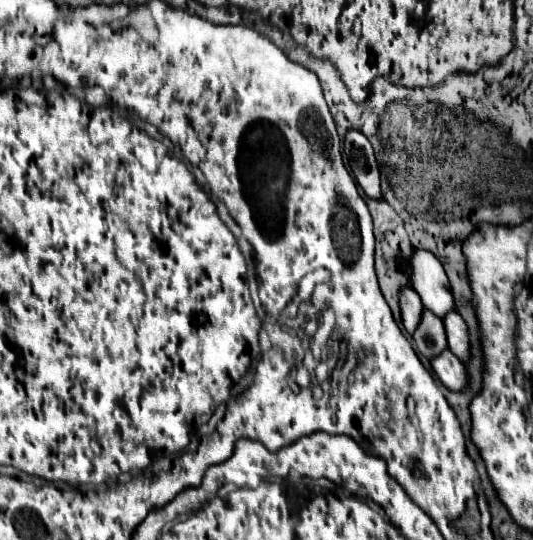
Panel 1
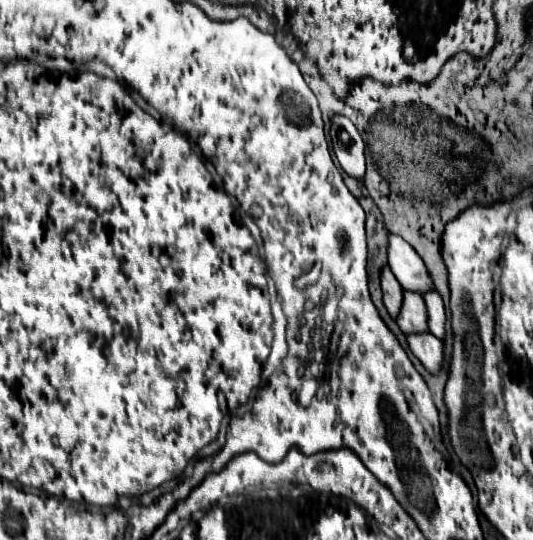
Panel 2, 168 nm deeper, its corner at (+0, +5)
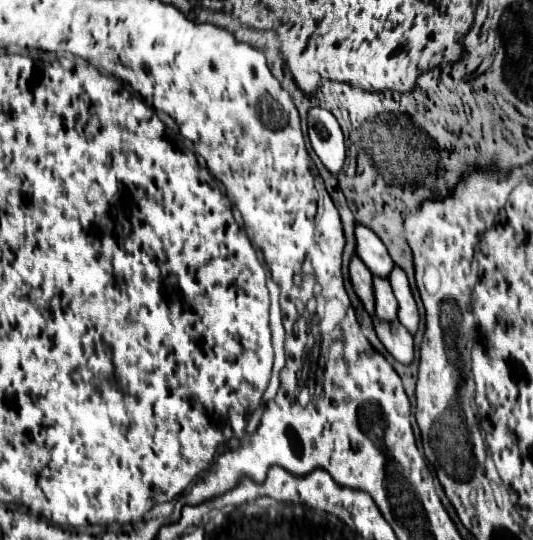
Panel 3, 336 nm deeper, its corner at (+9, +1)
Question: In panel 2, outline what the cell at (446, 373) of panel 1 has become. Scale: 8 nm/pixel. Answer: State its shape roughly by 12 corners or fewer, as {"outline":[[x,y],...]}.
{"outline":[[433,334],[407,336],[411,352],[431,372],[443,368],[445,346]]}

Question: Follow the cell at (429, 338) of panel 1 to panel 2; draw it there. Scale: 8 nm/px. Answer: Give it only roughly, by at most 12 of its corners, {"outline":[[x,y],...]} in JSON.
{"outline":[[405,292],[397,324],[403,334],[429,332],[421,294]]}

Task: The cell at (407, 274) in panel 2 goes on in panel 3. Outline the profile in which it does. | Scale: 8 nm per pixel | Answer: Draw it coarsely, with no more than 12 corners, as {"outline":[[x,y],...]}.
{"outline":[[354,226],[356,256],[374,276],[388,278],[394,262],[382,240]]}

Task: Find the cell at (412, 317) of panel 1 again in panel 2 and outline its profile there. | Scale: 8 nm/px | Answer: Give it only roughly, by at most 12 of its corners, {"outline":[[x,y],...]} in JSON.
{"outline":[[389,268],[381,272],[383,302],[391,318],[401,310],[403,288]]}

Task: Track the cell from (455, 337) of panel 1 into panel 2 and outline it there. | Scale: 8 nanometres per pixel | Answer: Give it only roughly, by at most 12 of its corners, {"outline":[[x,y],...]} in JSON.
{"outline":[[433,290],[423,294],[429,330],[445,338],[445,304]]}

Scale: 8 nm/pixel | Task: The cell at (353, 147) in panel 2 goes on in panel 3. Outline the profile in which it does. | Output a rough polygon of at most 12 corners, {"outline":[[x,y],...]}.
{"outline":[[308,110],[308,138],[332,174],[344,166],[342,130],[328,110]]}

